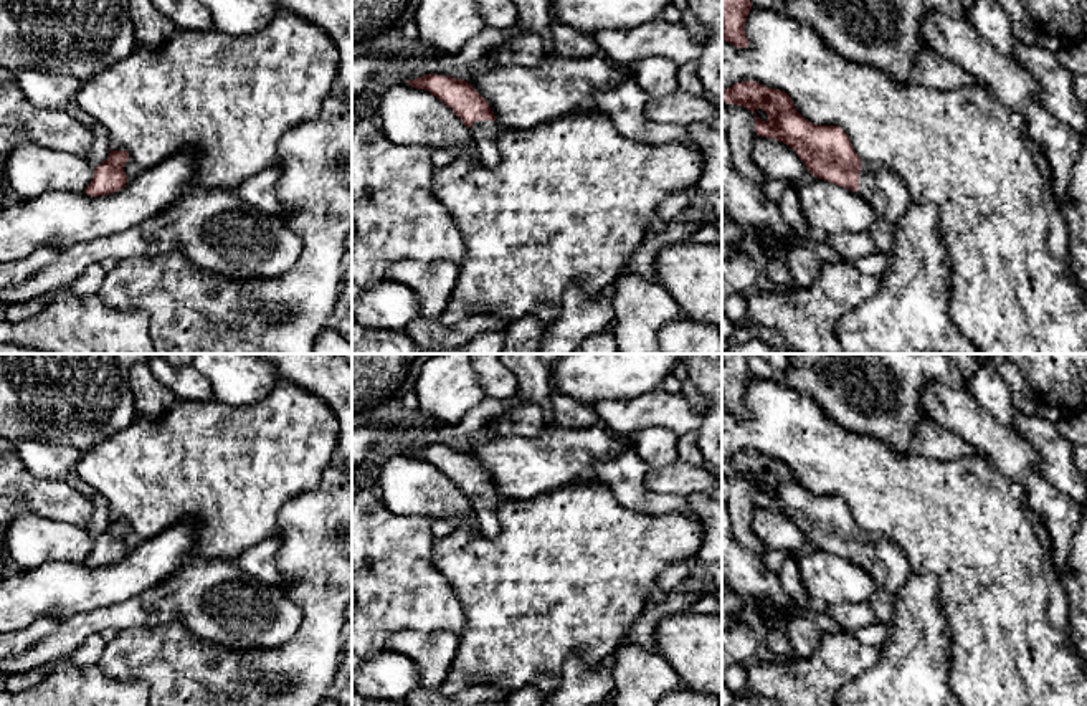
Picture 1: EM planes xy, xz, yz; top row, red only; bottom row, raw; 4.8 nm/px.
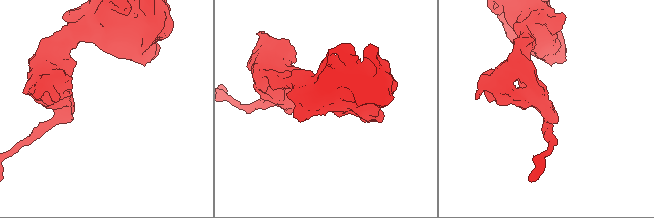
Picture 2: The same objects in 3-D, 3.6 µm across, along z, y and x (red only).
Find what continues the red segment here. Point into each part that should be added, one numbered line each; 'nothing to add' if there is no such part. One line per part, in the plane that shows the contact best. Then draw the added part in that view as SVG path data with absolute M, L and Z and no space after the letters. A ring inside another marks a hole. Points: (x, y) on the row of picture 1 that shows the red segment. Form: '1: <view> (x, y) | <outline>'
1: yz (887, 195) | M862 162L857 193L874 210L871 233L877 241L877 250L890 253L895 246L895 225L912 202L907 187L889 170L877 170L871 164Z

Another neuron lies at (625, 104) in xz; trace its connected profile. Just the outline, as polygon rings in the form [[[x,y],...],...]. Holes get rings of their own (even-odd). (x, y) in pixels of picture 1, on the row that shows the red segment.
[[[629,66],[624,68],[628,79],[615,89],[598,93],[595,99],[596,109],[611,119],[616,131],[639,142],[682,142],[686,145],[697,145],[687,127],[664,126],[646,116],[644,109],[649,96],[638,84],[633,69]]]

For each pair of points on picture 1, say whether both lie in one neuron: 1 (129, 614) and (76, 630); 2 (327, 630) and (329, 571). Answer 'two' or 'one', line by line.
1: one
2: one

